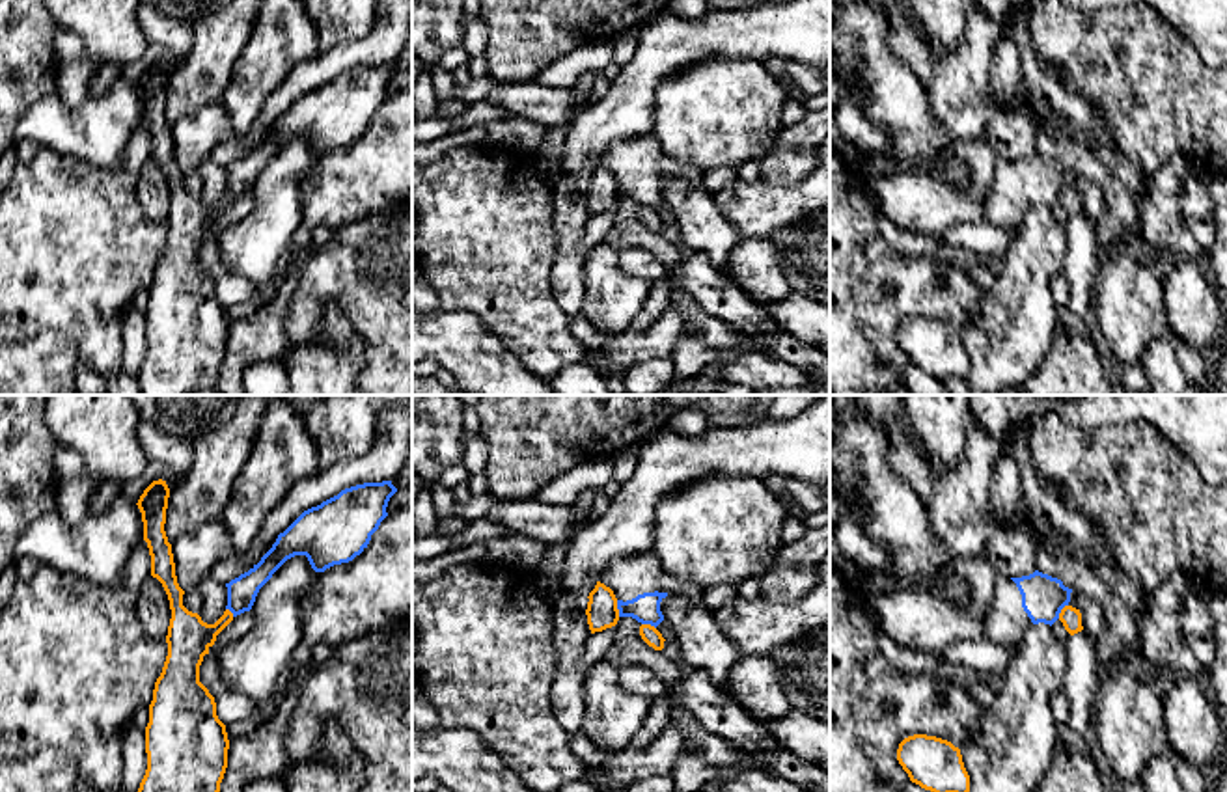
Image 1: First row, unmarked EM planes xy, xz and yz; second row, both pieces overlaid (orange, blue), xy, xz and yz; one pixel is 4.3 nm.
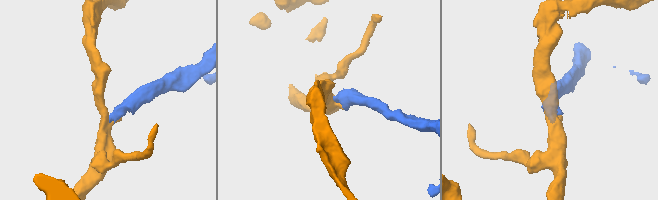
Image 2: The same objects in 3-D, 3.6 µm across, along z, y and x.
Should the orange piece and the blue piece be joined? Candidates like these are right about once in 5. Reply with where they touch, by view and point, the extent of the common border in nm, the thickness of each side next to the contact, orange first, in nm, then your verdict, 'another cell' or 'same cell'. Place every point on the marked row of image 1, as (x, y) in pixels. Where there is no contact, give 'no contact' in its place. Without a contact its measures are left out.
xz (616, 608) | 70 nm | 130/130 nm | another cell

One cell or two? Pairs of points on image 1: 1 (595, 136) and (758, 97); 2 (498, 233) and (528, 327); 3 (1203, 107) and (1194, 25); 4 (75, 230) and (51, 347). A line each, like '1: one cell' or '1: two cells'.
1: two cells
2: one cell
3: two cells
4: two cells

